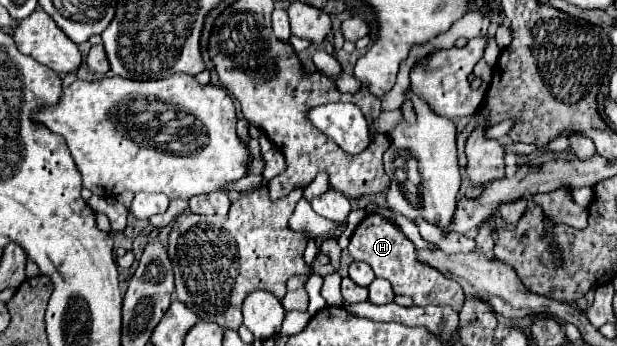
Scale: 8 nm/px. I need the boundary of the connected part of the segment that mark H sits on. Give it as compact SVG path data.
M369 214L355 230L351 244L349 244L349 254L355 260L367 262L377 278L385 278L391 282L395 294L405 294L411 296L417 306L427 306L427 304L439 304L439 306L453 306L453 310L459 310L465 294L461 286L449 278L445 278L441 272L433 270L431 266L419 264L415 258L415 246L409 238L403 236L403 232L385 220L379 214Z

